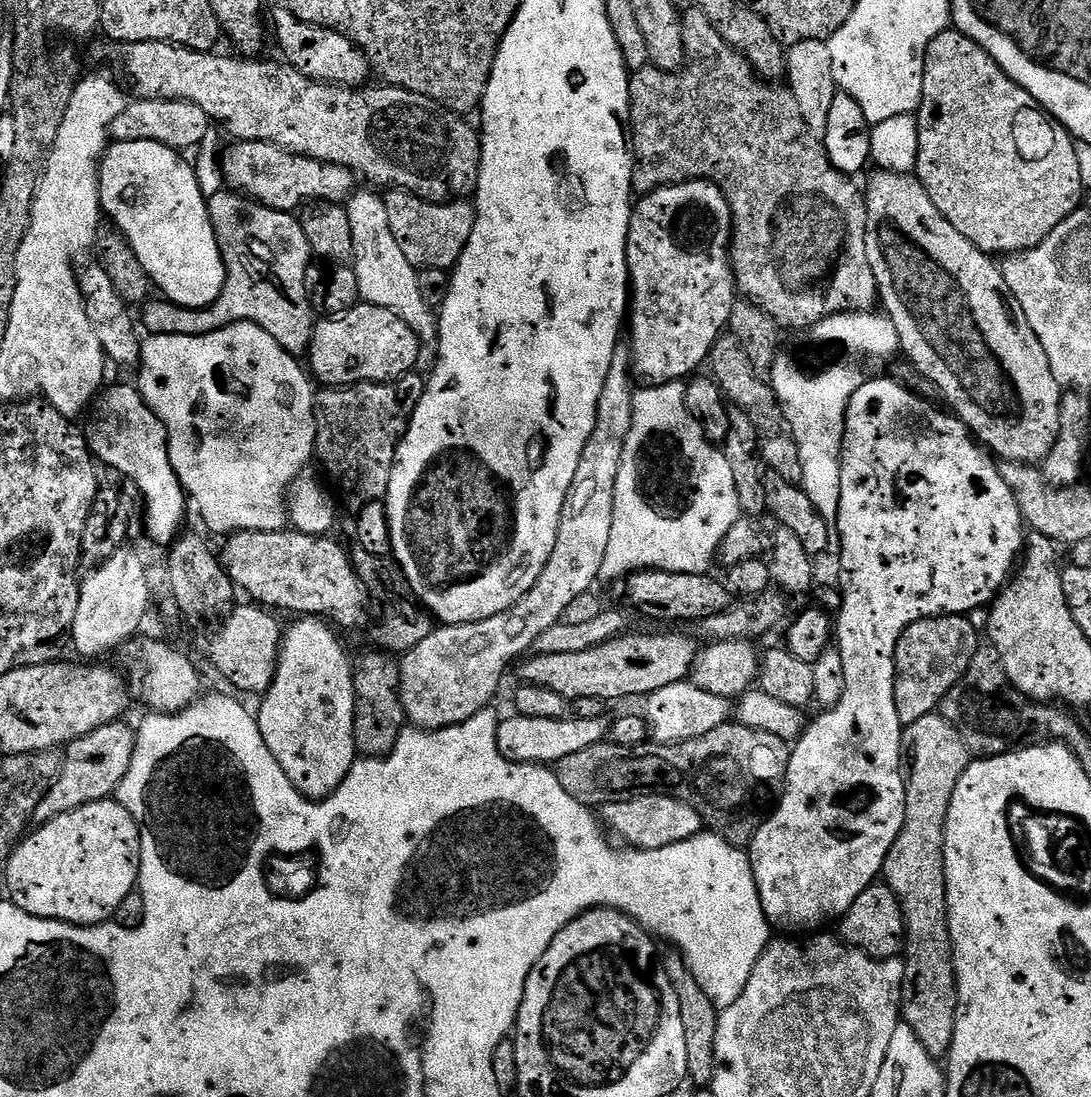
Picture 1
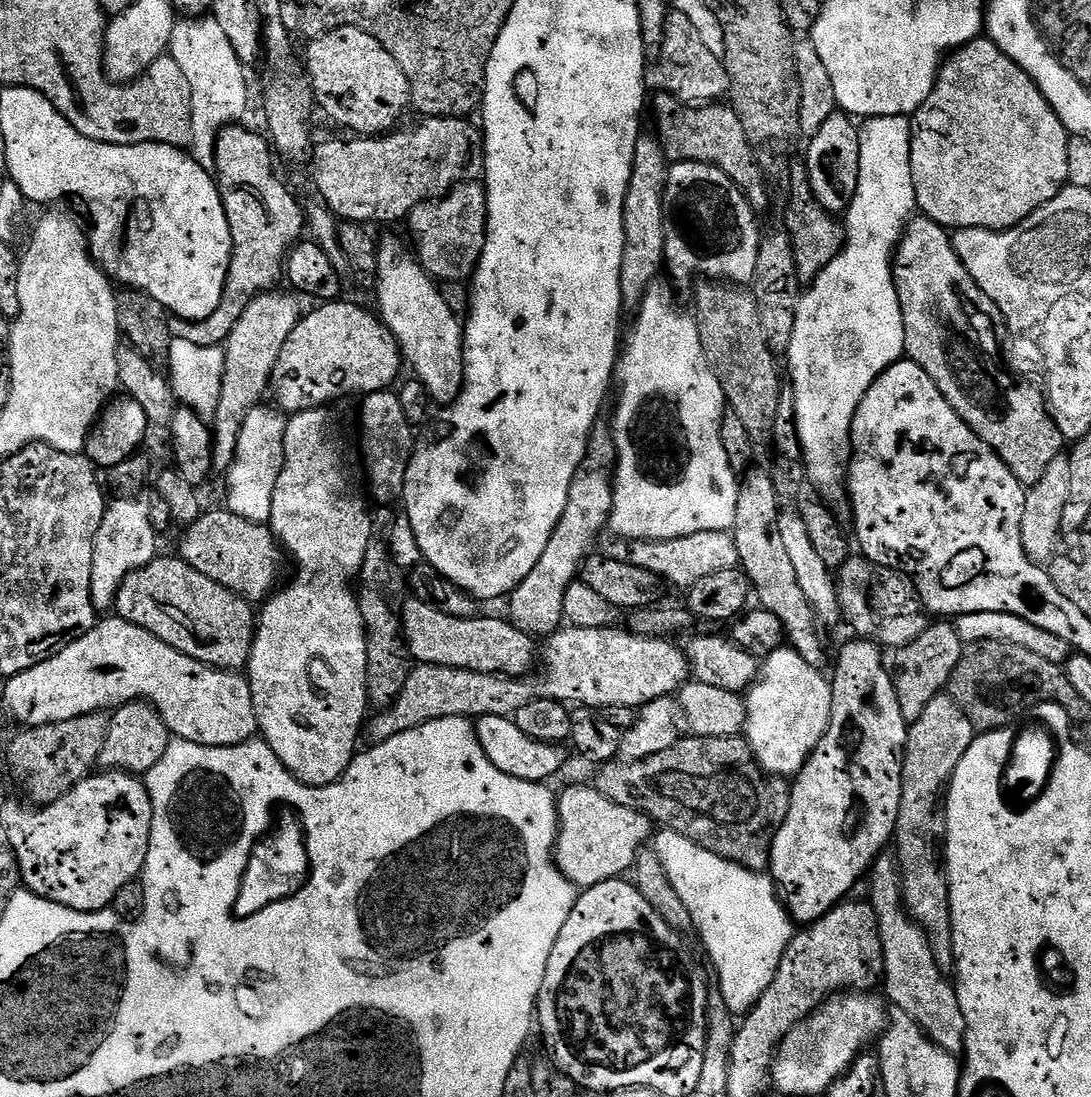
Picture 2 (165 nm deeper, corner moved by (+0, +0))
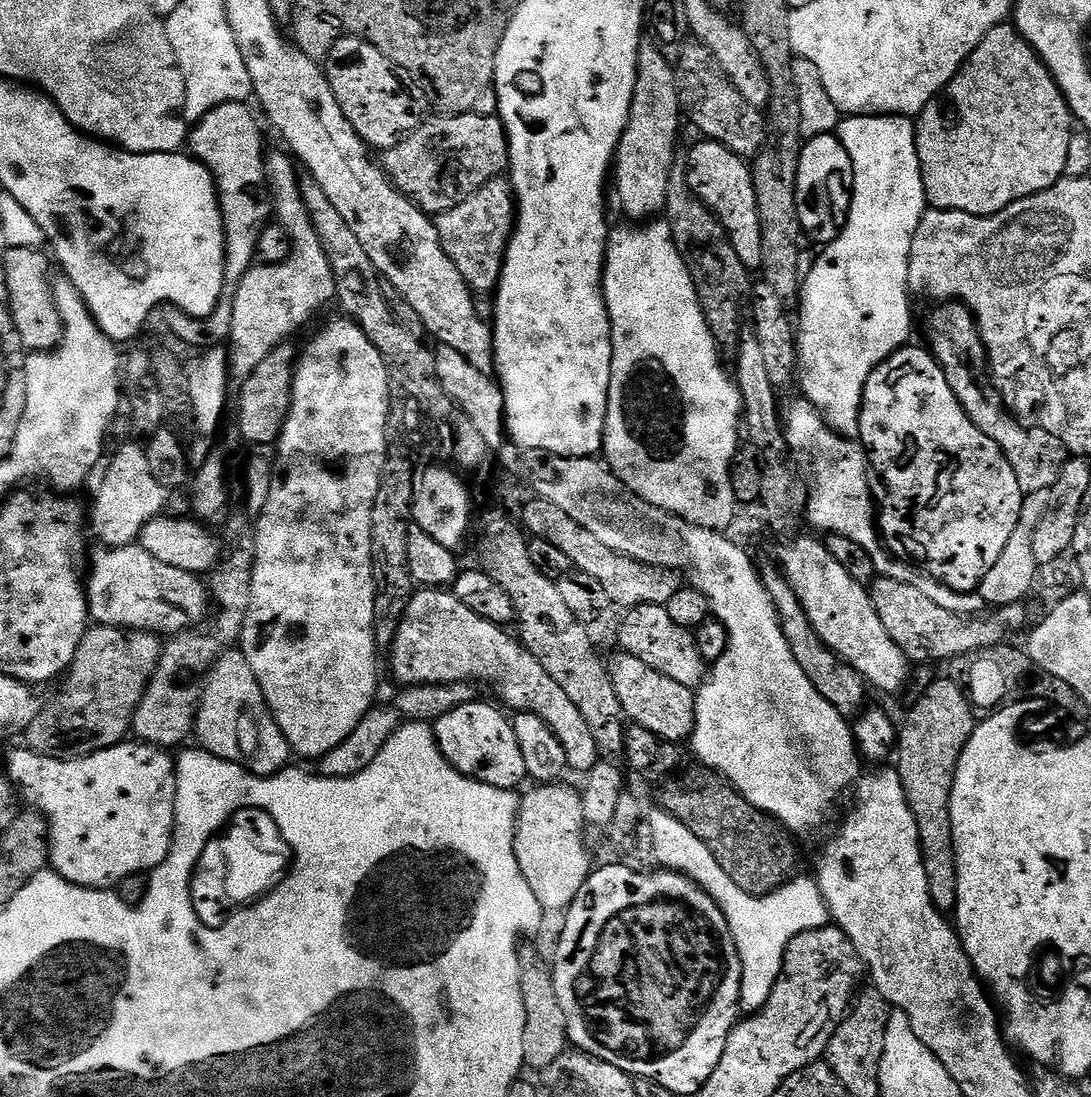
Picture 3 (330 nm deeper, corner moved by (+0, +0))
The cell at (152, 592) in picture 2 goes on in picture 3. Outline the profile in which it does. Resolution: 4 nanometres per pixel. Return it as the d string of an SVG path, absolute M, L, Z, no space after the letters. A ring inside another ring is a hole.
M139 543L127 544L124 548L104 548L92 556L92 573L86 576L88 615L97 625L106 628L126 628L134 632L154 632L171 638L177 632L186 632L190 627L188 616L204 618L210 612L210 597L201 577L194 572L166 566L158 558L146 554Z

